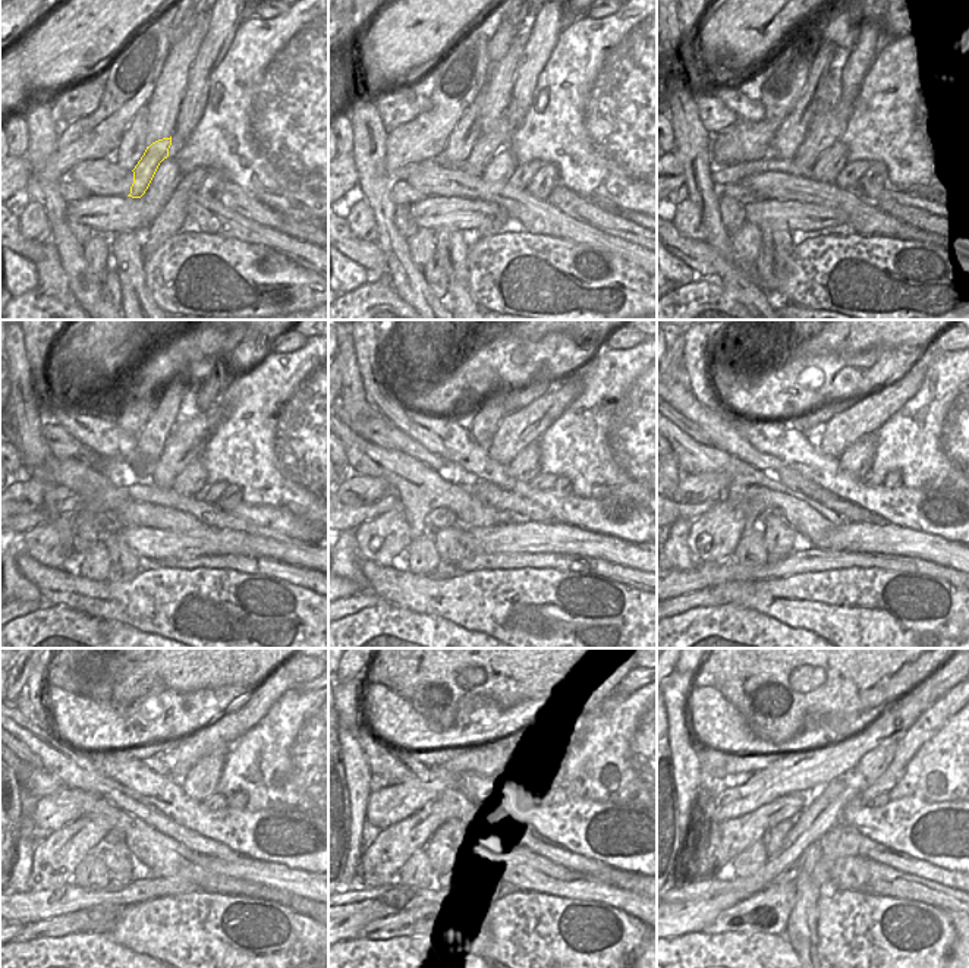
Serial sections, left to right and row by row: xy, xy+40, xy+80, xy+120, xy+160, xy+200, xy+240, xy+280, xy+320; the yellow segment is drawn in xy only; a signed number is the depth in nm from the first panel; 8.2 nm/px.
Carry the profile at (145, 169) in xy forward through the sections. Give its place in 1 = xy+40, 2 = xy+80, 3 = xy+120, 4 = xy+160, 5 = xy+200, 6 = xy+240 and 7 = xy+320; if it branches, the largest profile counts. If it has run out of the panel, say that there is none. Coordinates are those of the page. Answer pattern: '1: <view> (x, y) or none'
1: xy+40 (494, 138)
2: xy+80 (826, 129)
3: xy+120 (185, 440)
4: xy+160 (522, 427)
5: xy+200 (865, 417)
6: xy+240 (216, 738)
7: xy+320 (937, 678)

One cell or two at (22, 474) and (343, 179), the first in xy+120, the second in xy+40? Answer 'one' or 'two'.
one

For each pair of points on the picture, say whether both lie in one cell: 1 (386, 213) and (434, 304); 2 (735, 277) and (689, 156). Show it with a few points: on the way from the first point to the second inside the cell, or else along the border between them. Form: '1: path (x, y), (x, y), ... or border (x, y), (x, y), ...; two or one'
1: path (387, 236), (411, 282); one
2: path (724, 247), (714, 230), (710, 200), (699, 185); one

